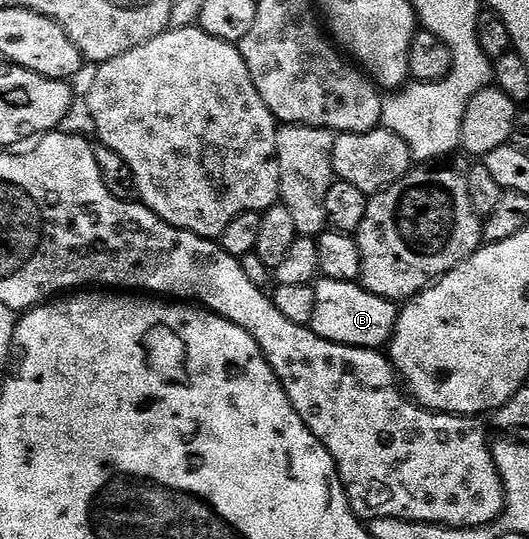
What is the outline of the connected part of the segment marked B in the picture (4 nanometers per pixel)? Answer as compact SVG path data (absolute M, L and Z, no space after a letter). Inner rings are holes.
M318 278L315 283L315 317L311 329L319 337L332 343L342 343L348 347L372 347L381 349L392 340L393 331L399 326L399 307L392 299L384 299L367 288L360 282L348 283L334 279Z

